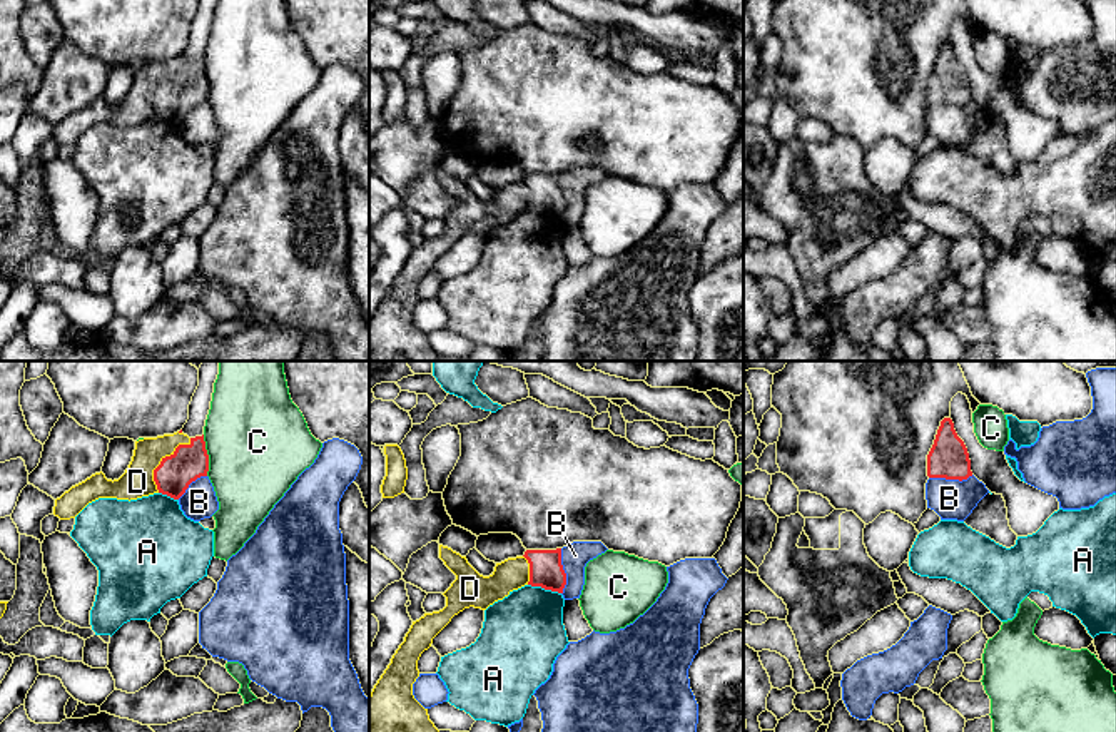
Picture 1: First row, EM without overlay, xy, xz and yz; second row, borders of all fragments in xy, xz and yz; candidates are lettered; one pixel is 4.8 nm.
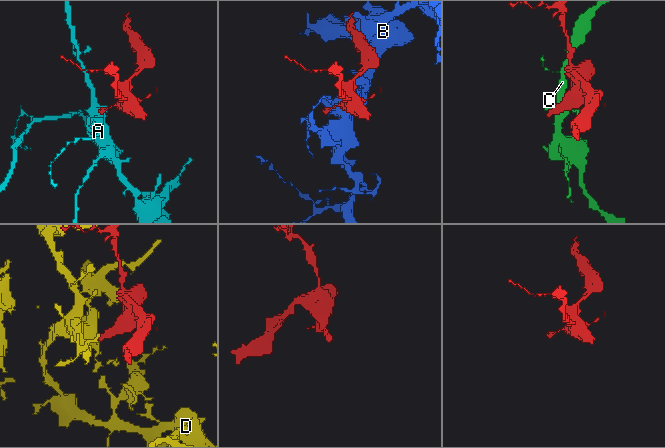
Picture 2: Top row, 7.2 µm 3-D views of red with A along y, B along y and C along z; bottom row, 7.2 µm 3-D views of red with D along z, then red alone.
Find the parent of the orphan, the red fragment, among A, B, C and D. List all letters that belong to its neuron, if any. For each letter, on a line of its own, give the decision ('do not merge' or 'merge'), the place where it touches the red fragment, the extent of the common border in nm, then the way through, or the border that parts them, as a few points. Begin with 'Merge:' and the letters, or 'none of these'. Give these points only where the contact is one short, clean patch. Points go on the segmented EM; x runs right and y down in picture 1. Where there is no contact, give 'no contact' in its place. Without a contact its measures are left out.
Merge: D
A: do not merge | xz (545, 589) | 170 nm | along xz (528, 584), (560, 594)
B: do not merge | xz (563, 572) | 220 nm
C: do not merge | xy (207, 455) | 200 nm
D: merge | xy (161, 462) | 300 nm | across xy (172, 477), (161, 462), (137, 482)

